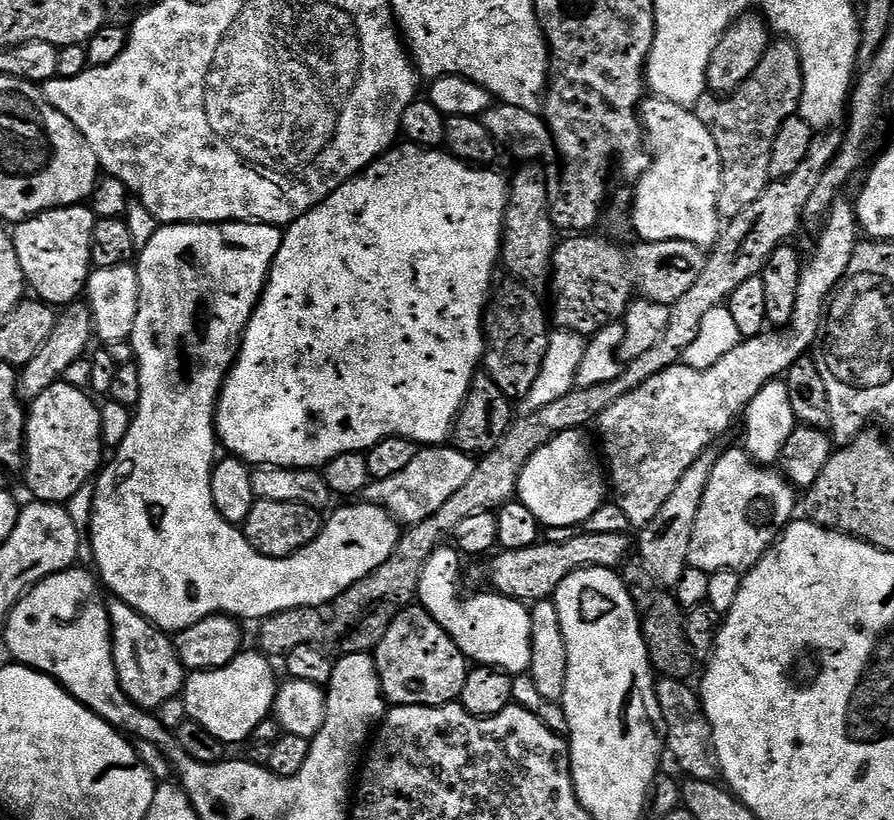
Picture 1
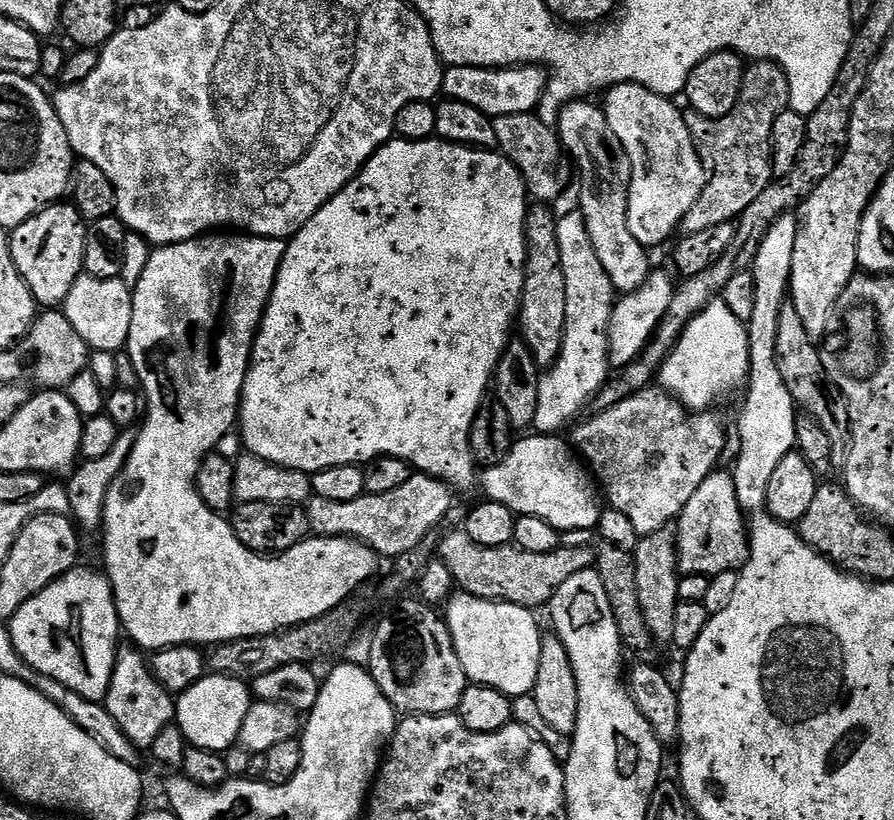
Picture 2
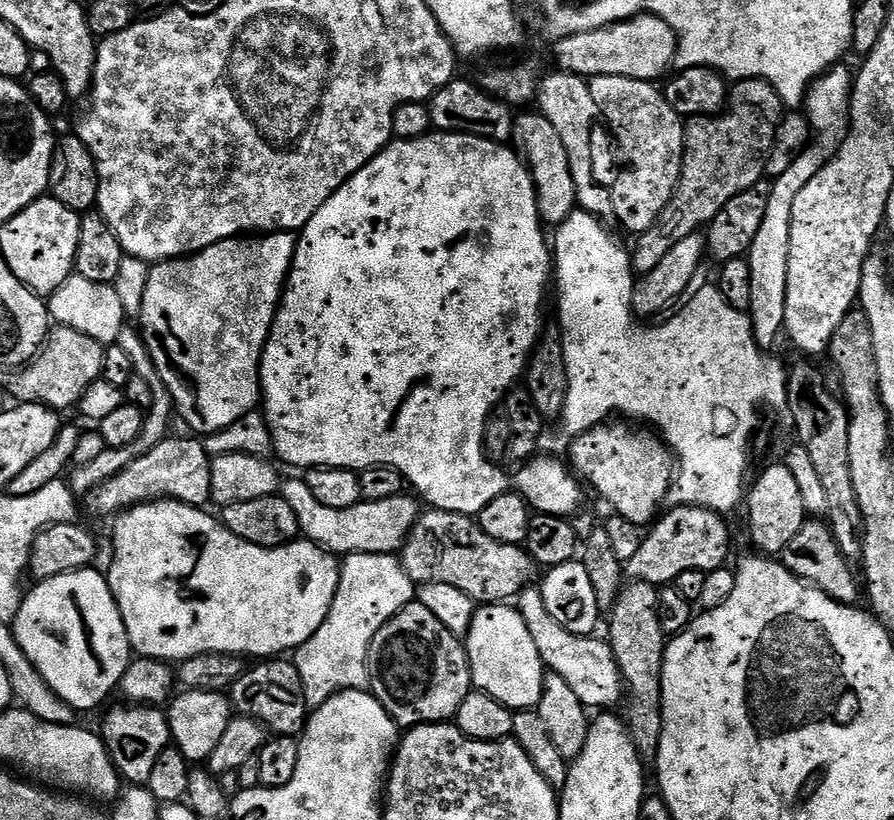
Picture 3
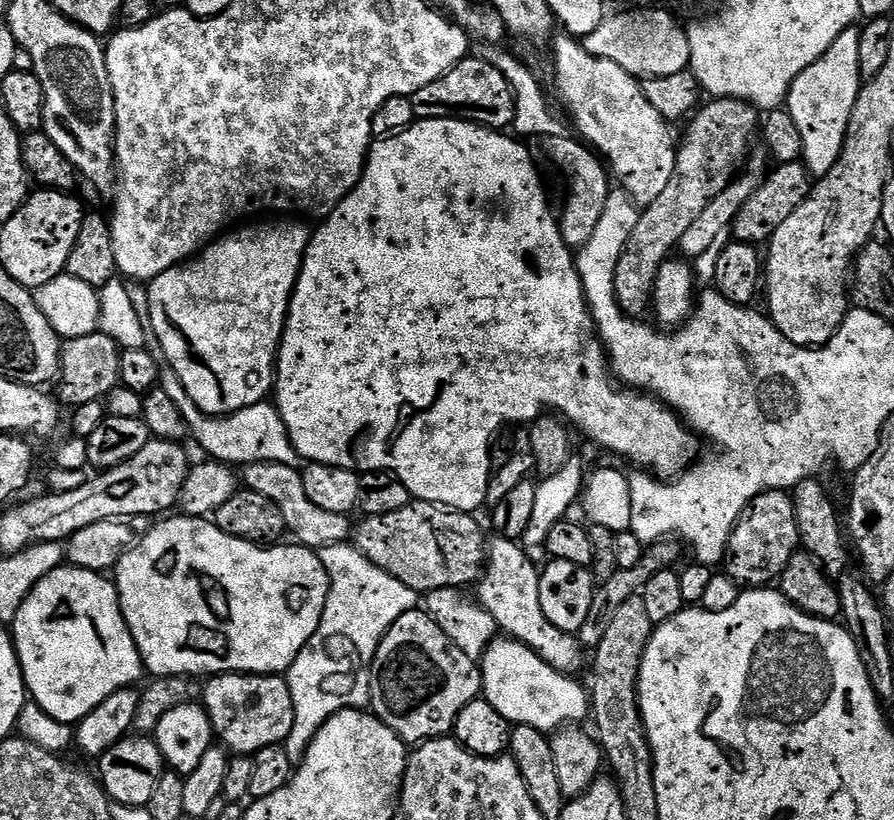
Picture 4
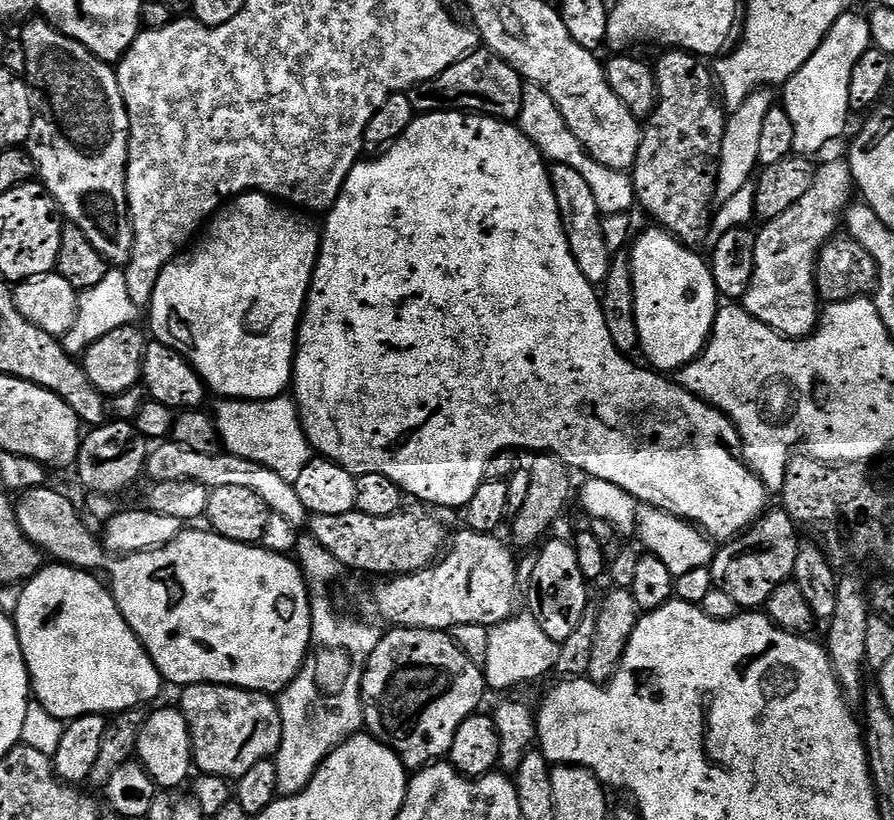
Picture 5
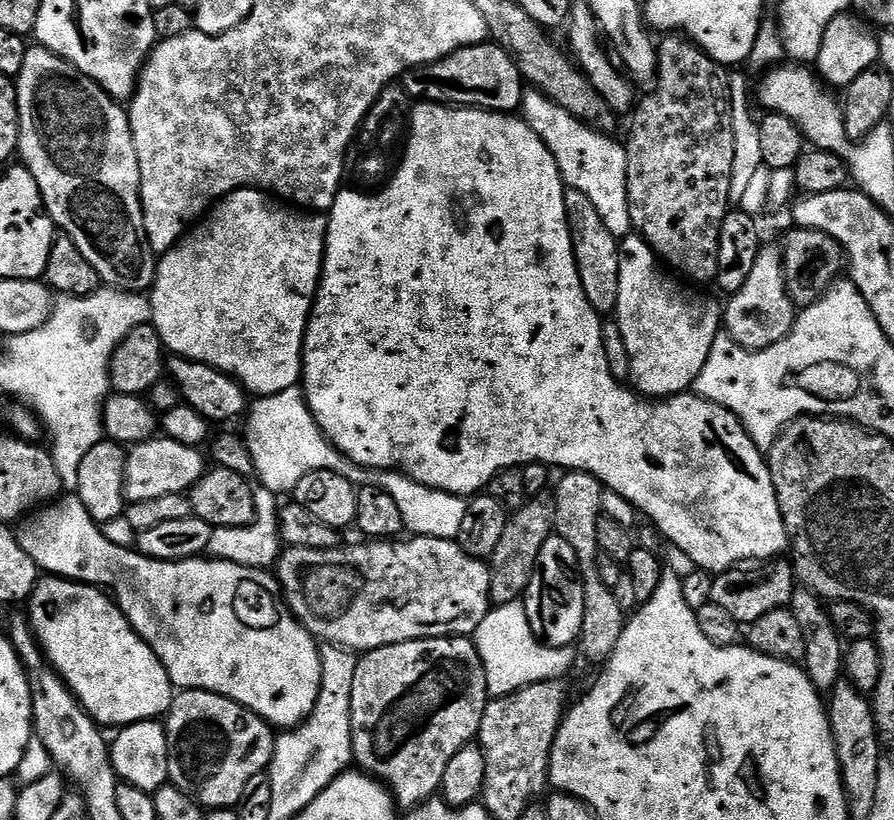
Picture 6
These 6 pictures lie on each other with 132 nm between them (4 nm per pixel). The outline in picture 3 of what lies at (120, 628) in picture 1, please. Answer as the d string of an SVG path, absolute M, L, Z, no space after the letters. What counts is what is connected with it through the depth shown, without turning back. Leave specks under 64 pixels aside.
M123 706L116 708L104 720L102 739L108 748L110 758L114 762L121 781L132 786L147 785L162 750L172 744L172 731L168 725L168 717L156 706Z

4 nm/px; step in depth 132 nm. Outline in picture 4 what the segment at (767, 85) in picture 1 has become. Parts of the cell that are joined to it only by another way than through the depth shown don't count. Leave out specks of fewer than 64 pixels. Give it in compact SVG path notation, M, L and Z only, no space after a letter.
M717 97L698 108L688 126L688 143L683 143L677 151L675 172L669 184L657 201L639 213L615 267L616 300L624 315L632 319L643 317L646 308L649 309L657 272L673 253L672 248L679 245L687 227L735 180L747 163L752 152L749 147L760 130L760 112L747 100Z

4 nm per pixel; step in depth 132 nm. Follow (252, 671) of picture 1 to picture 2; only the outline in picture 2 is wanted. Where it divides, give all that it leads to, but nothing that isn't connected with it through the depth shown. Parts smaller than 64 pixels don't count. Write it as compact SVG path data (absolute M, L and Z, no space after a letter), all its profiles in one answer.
M206 674L179 693L174 722L191 747L224 754L239 741L242 722L246 722L246 710L250 710L253 702L253 689L245 681L233 676Z

